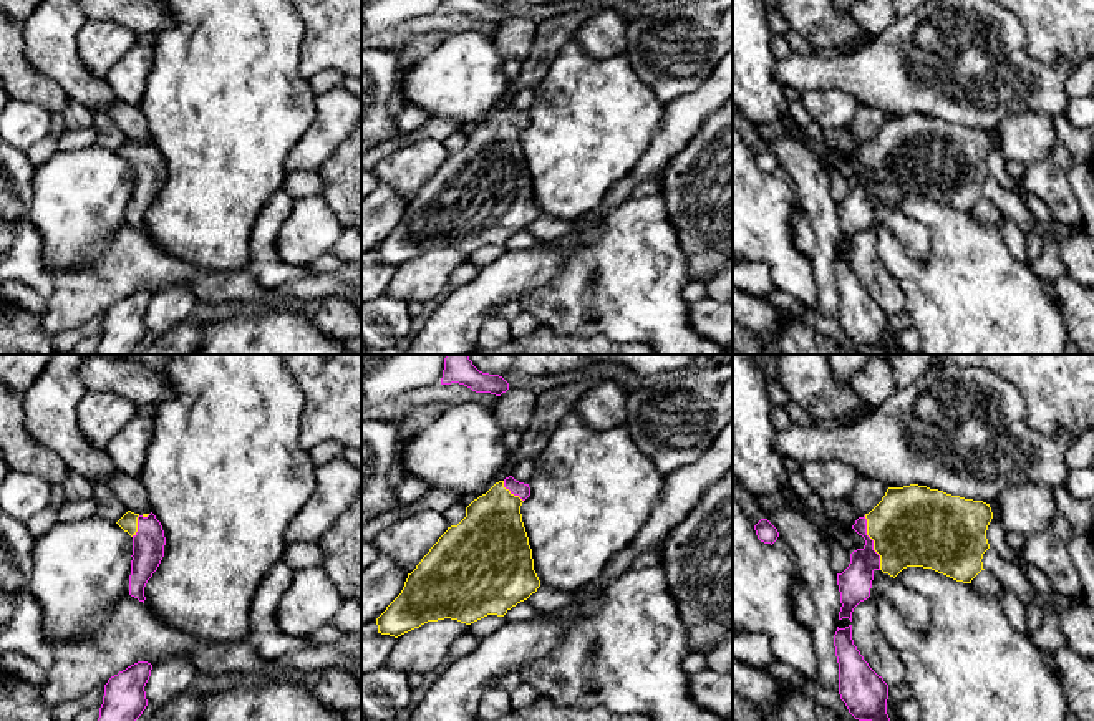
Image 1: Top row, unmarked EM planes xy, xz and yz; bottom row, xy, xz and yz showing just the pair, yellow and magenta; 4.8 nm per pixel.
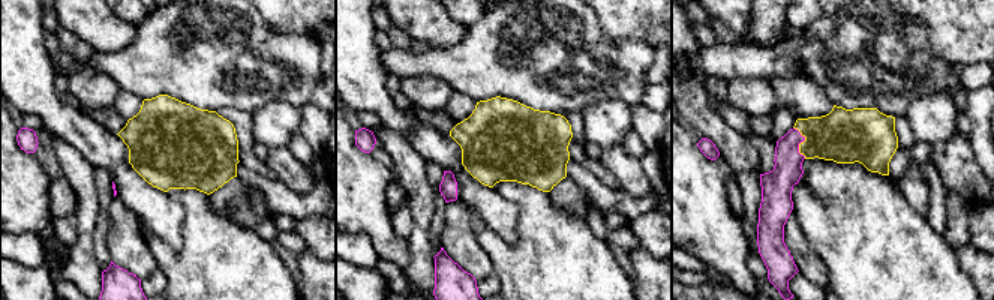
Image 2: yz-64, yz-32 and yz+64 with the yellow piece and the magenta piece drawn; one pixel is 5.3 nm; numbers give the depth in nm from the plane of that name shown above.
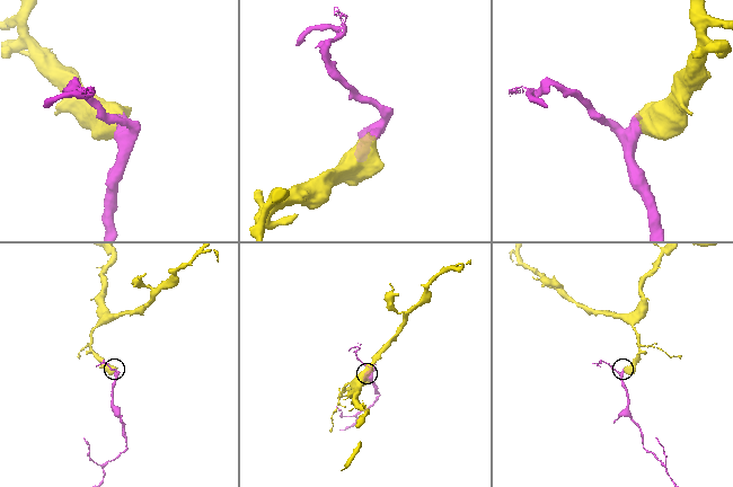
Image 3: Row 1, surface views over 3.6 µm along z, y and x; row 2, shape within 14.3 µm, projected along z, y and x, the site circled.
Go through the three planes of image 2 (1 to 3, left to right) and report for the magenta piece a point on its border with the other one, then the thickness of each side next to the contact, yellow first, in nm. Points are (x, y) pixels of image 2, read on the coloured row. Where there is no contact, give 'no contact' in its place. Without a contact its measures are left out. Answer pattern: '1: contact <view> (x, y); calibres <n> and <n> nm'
1: no contact
2: no contact
3: contact yz+64 (801, 143); calibres 280 and 160 nm

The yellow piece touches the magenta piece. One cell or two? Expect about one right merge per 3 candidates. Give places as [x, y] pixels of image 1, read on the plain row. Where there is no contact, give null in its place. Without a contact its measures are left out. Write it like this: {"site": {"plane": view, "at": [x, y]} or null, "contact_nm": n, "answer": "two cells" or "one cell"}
{"site": {"plane": "yz", "at": [874, 171]}, "contact_nm": 280, "answer": "one cell"}

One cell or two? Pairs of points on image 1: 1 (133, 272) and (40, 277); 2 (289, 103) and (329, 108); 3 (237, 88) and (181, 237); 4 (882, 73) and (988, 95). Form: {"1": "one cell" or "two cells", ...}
{"1": "two cells", "2": "two cells", "3": "one cell", "4": "one cell"}

